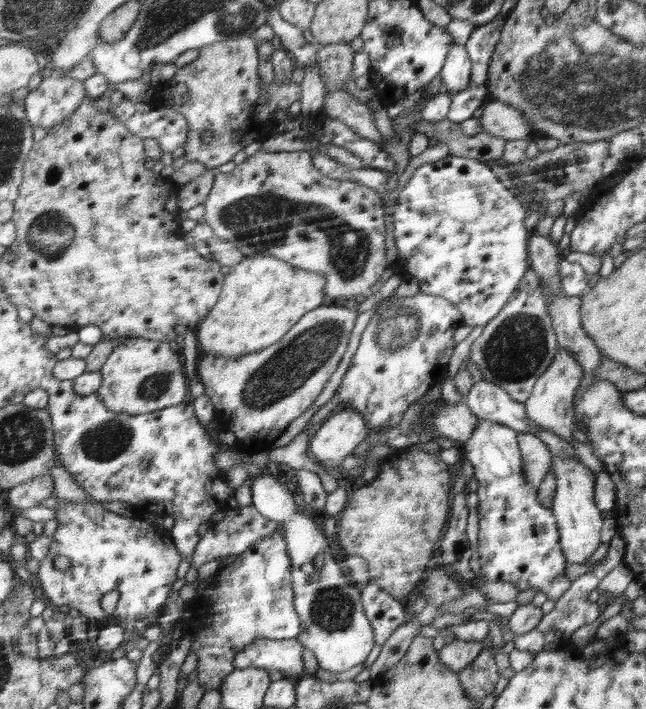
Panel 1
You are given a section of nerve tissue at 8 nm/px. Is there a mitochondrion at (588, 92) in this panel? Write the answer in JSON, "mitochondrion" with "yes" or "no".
{"mitochondrion":"yes"}

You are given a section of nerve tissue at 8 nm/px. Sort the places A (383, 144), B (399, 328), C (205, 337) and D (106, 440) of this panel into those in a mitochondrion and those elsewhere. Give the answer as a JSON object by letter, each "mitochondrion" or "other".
{"A":"other","B":"mitochondrion","C":"other","D":"mitochondrion"}

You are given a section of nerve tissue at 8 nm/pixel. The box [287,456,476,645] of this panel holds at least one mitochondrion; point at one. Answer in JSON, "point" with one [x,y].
{"point":[332,610]}

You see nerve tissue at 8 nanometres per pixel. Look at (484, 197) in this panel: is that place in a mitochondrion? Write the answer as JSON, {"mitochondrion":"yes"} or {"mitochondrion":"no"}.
{"mitochondrion":"no"}

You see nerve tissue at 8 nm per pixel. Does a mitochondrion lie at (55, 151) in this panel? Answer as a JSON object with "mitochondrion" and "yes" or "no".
{"mitochondrion":"no"}

